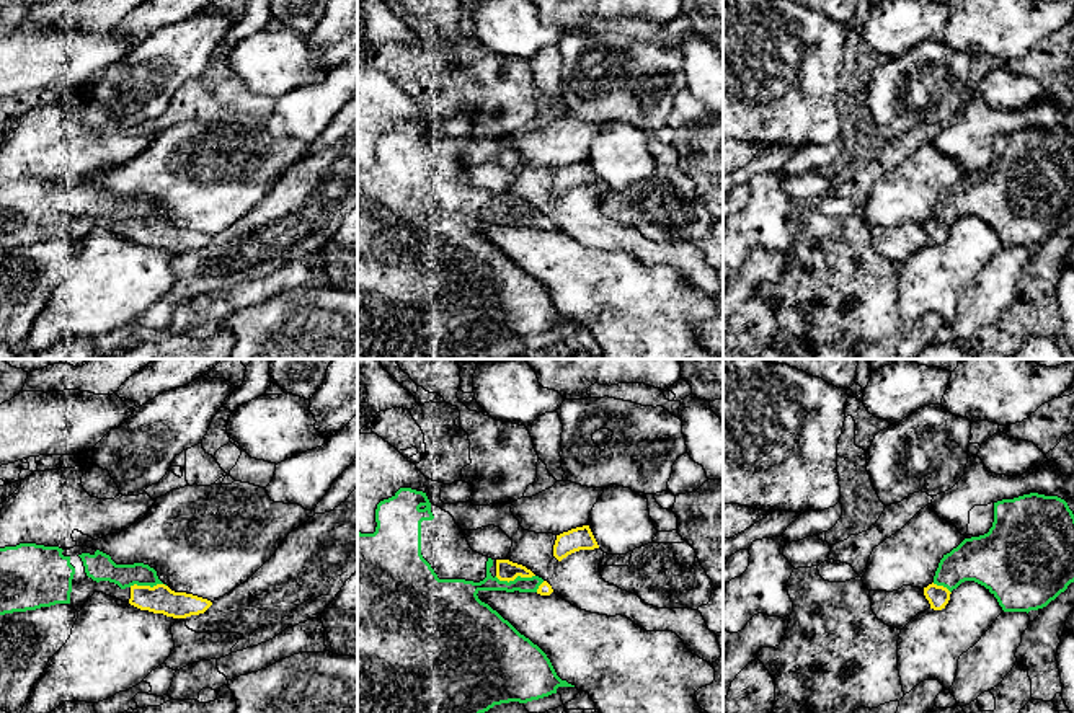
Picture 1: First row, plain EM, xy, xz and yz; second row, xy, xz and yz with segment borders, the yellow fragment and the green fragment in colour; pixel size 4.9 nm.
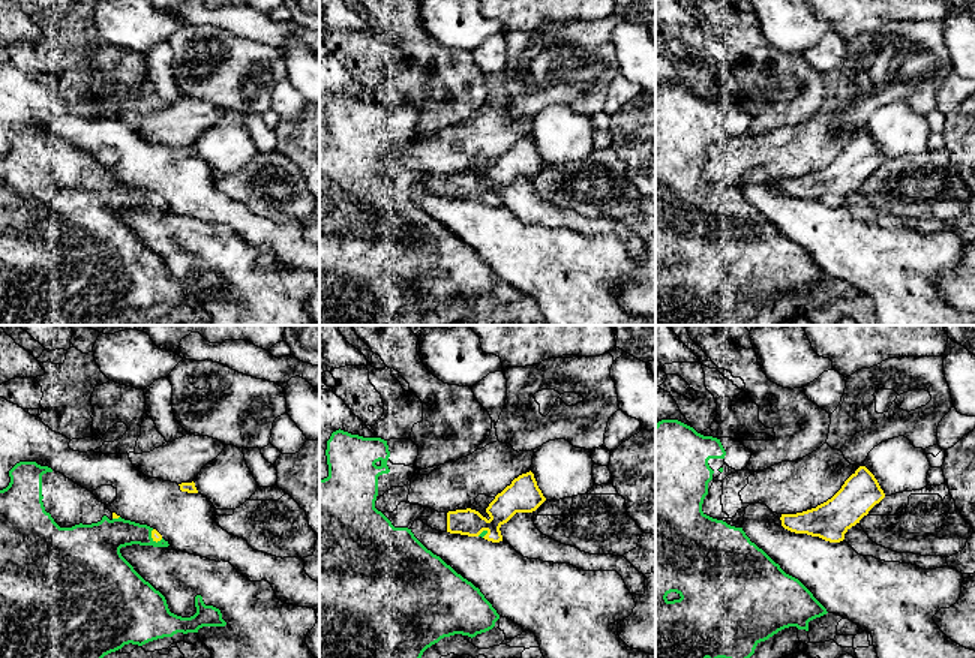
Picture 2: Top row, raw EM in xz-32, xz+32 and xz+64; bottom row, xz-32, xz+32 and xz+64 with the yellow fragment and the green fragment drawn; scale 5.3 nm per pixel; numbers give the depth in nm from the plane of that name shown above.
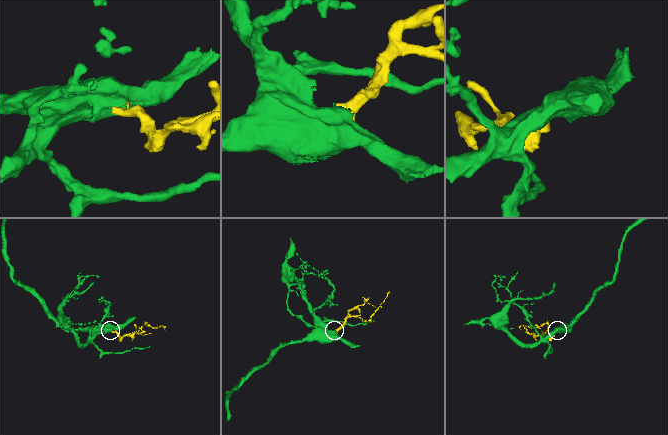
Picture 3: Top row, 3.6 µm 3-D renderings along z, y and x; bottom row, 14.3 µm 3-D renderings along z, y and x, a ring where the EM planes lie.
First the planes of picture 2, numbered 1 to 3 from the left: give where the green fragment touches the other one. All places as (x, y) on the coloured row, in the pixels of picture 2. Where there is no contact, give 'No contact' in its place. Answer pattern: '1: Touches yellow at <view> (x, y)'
1: Touches yellow at xz-32 (152, 537)
2: Touches yellow at xz+32 (482, 531)
3: No contact

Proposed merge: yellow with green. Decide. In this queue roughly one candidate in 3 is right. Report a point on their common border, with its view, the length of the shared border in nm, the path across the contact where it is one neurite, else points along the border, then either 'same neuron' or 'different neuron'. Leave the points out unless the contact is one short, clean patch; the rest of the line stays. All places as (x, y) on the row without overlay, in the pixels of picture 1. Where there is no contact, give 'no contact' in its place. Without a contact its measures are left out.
xz (514, 212) | 200 nm | across xz (506, 204), (514, 212), (474, 227), (480, 250) | same neuron

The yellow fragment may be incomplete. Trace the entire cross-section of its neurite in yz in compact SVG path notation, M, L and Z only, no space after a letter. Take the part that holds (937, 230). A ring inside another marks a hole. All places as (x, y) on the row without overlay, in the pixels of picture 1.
M1038 127L994 137L989 166L965 173L940 194L934 217L924 222L930 243L945 243L952 225L965 215L984 220L1004 246L1028 248L1046 241L1074 217L1074 148L1067 137Z

